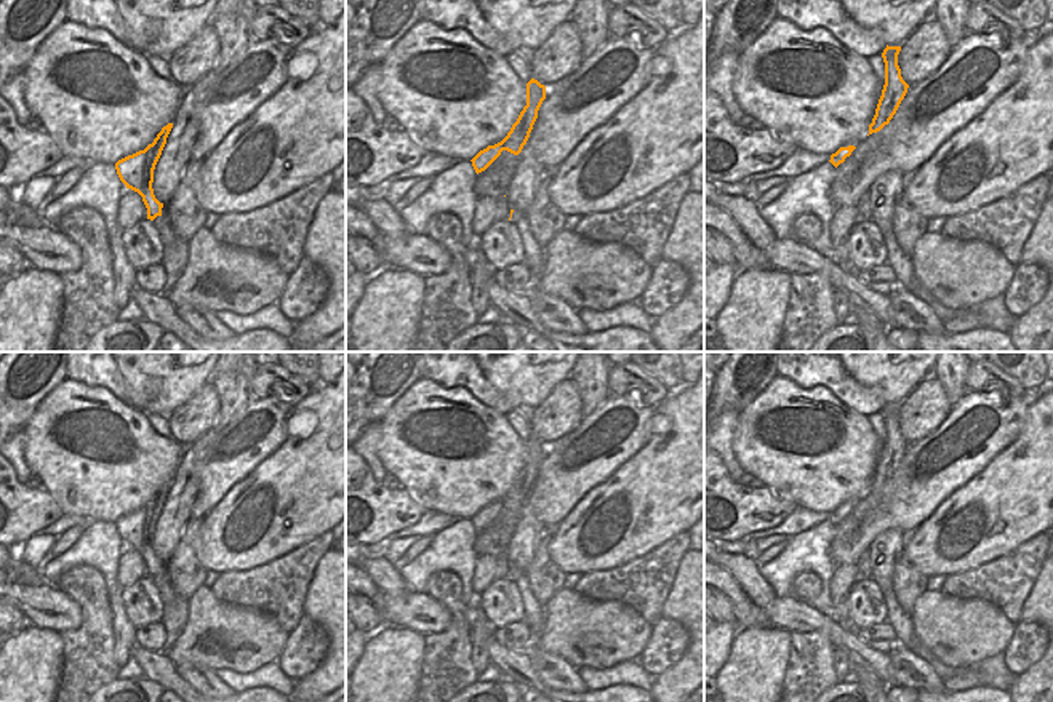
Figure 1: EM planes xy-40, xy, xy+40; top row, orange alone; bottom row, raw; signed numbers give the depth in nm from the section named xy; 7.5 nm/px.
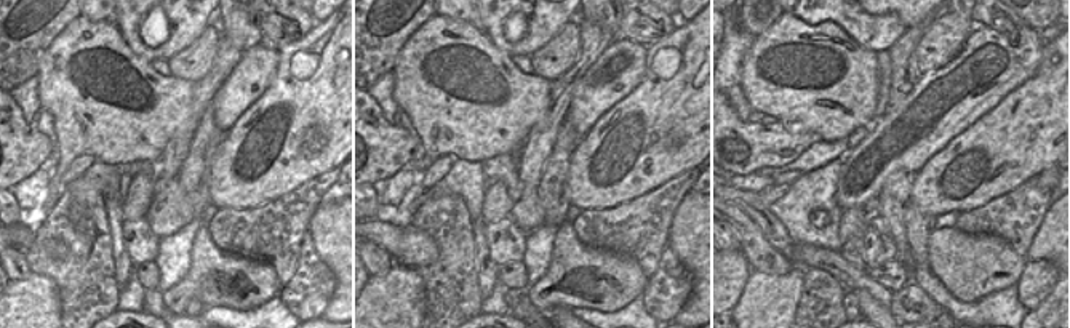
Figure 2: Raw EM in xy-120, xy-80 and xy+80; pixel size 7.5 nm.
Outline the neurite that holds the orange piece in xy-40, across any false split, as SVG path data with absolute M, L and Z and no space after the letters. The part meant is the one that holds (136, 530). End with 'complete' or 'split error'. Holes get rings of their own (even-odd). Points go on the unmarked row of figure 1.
M168 481L144 509L128 513L115 521L117 532L126 547L138 550L142 555L147 566L147 577L150 579L162 574L163 561L155 556L152 540L155 523L171 486L173 481Z; complete

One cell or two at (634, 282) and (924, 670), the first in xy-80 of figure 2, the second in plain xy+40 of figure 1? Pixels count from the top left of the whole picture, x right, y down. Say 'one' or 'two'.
two

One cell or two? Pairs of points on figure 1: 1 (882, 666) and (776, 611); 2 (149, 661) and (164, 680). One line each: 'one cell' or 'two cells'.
1: one cell
2: one cell

